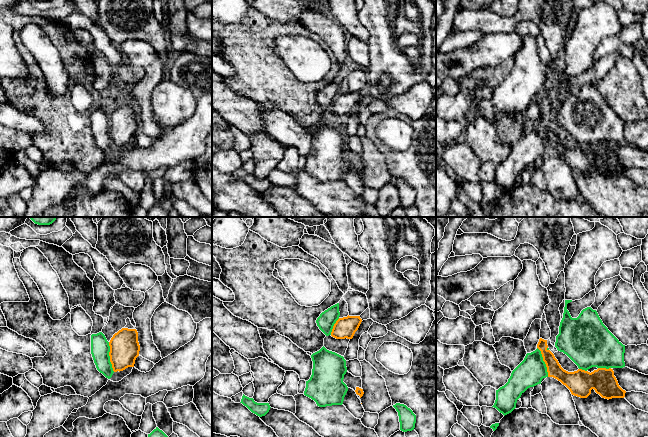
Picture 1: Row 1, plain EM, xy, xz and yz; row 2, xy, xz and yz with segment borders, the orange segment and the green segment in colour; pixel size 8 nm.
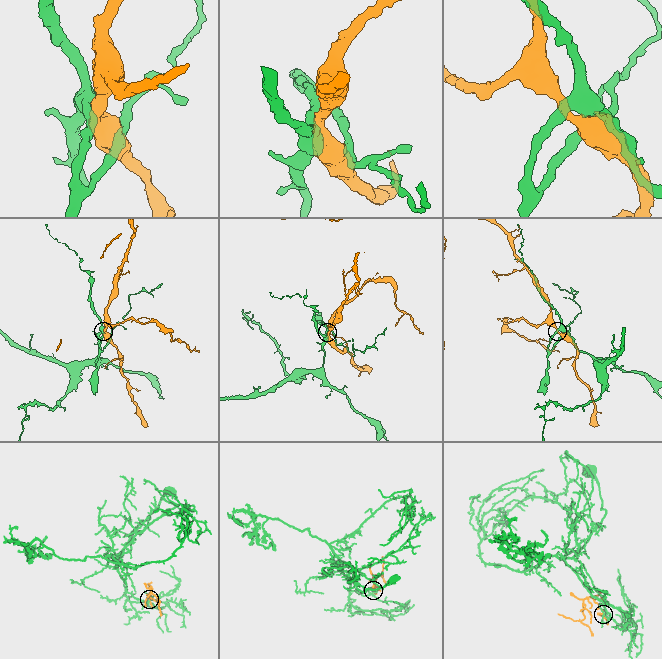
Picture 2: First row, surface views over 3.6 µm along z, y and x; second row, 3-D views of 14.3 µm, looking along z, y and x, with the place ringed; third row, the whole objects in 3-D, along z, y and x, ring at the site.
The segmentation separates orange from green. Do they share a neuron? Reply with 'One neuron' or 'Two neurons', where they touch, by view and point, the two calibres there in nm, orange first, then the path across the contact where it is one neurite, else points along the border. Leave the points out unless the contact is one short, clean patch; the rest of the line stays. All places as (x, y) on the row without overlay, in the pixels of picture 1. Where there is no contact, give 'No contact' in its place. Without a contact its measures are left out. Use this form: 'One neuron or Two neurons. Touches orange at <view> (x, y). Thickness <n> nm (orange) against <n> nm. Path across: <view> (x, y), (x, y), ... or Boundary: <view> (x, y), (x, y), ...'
Two neurons. Touches orange at xy (110, 133). Thickness 240 nm (orange) against 150 nm

